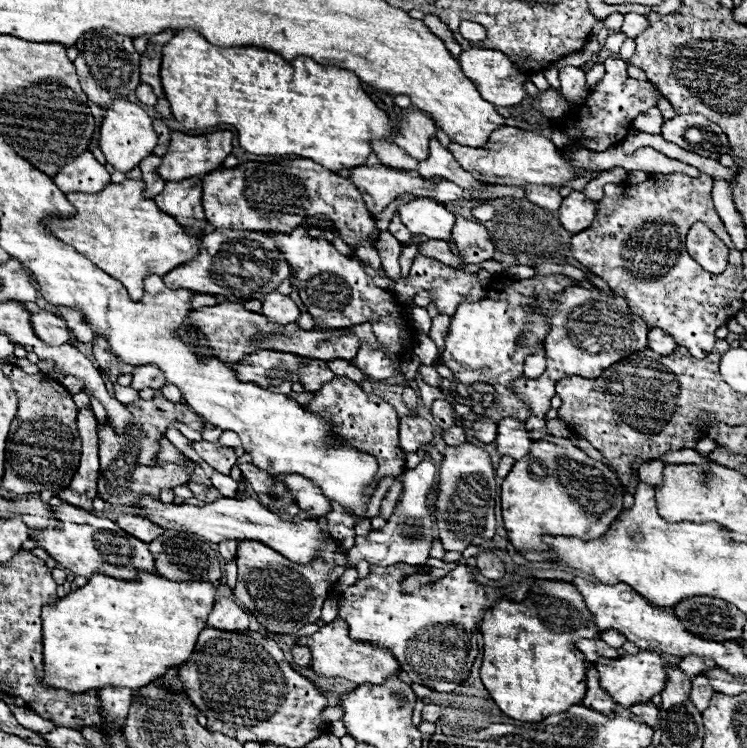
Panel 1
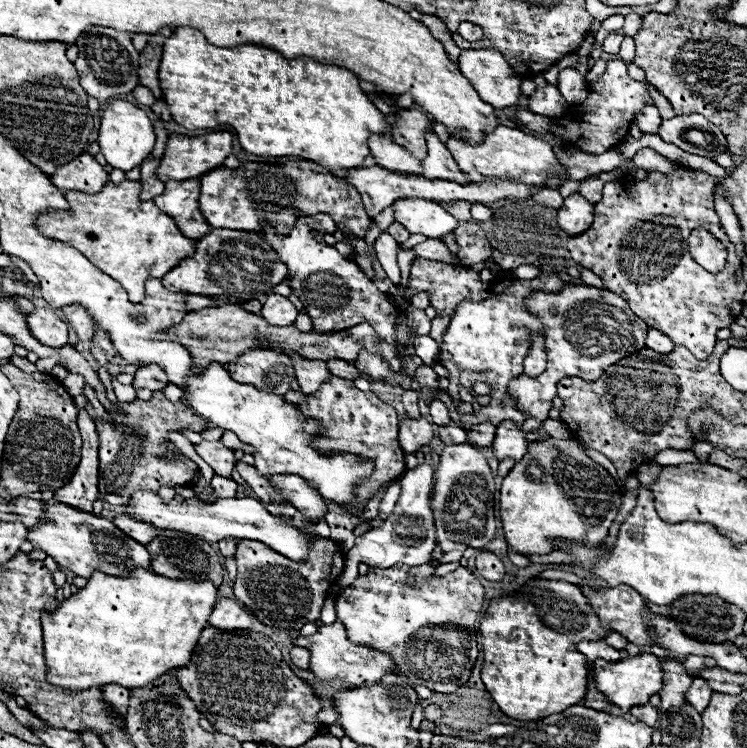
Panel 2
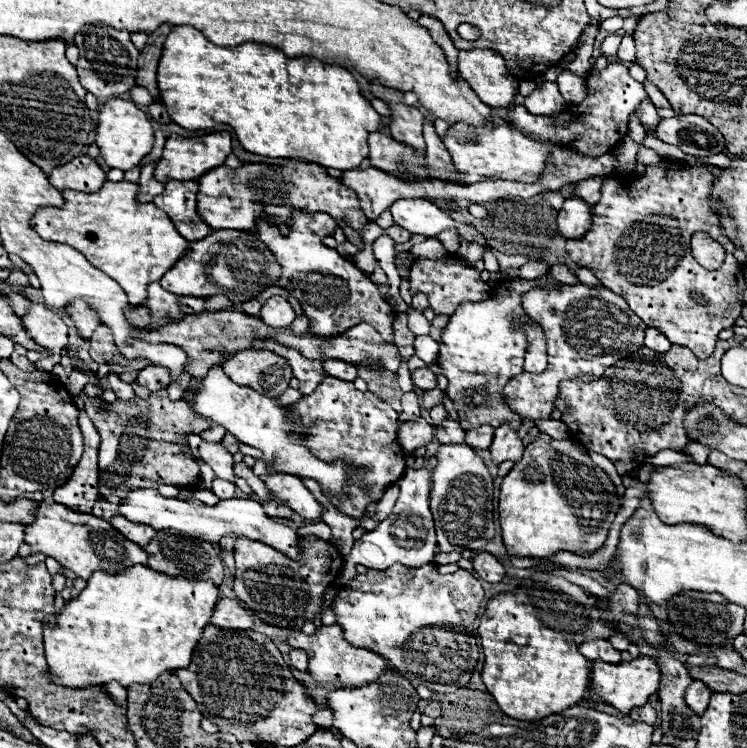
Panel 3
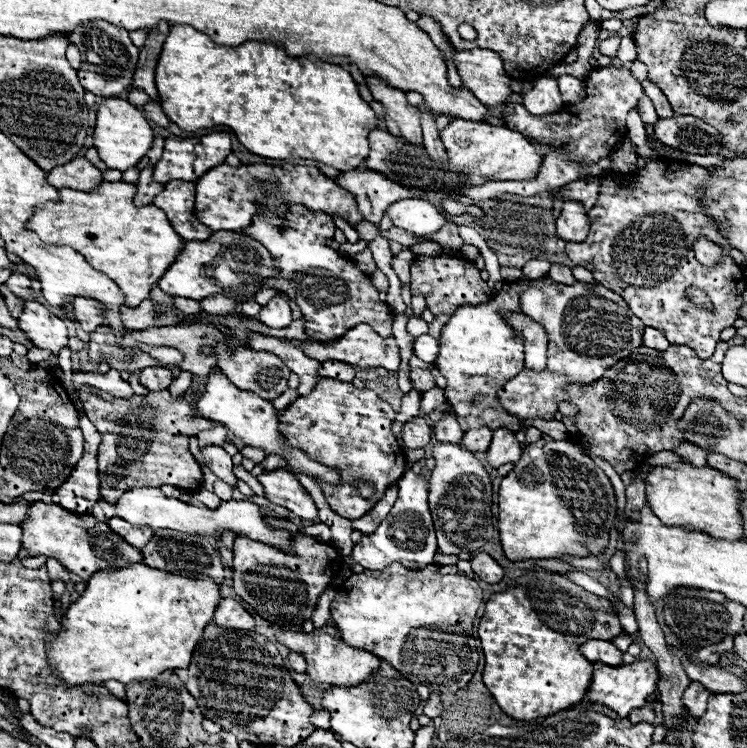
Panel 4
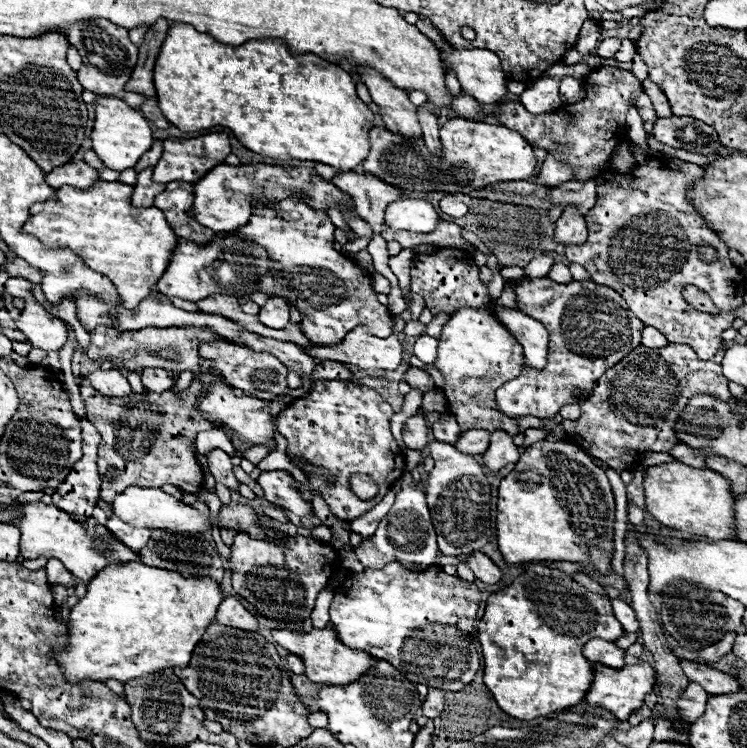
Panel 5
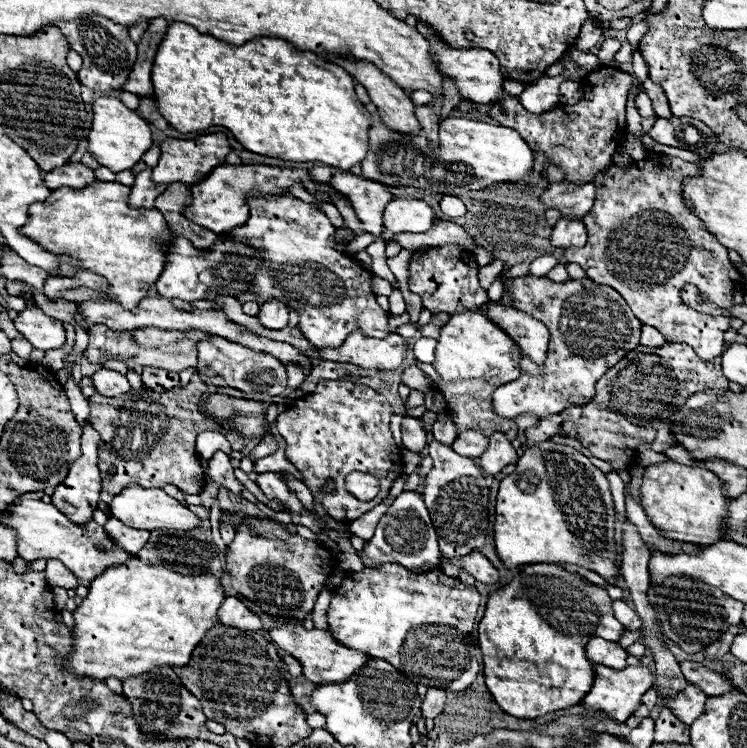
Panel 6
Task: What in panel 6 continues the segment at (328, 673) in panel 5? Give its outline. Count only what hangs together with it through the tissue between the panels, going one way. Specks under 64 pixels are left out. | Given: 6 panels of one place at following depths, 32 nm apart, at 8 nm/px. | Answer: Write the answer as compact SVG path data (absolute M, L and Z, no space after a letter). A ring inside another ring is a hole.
M284 624L278 628L268 630L272 642L276 646L280 646L282 650L286 650L290 656L294 656L300 666L302 666L302 674L314 682L314 684L322 684L322 682L344 682L348 678L352 678L366 662L366 654L358 652L358 650L350 650L338 642L334 642L334 638L330 636L328 630L306 630L304 626L292 626L292 624Z

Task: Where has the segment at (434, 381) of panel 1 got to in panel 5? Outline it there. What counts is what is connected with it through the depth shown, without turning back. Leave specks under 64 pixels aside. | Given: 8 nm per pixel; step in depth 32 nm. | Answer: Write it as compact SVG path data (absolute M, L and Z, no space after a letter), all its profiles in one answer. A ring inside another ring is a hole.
M408 368L406 374L404 374L404 380L406 380L412 388L416 388L416 390L420 390L420 392L434 390L434 380L430 378L428 372L424 372L424 370L420 370L420 368Z

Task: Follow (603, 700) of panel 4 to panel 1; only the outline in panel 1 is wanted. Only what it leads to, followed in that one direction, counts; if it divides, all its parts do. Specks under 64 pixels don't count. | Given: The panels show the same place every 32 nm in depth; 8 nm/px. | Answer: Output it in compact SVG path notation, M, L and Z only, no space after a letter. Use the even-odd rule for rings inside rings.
M638 652L634 656L624 656L618 660L598 658L594 664L596 664L598 676L600 676L602 690L606 690L614 698L614 702L620 704L622 708L630 708L636 702L648 702L654 694L660 694L664 690L666 660L662 656L658 656L656 652Z

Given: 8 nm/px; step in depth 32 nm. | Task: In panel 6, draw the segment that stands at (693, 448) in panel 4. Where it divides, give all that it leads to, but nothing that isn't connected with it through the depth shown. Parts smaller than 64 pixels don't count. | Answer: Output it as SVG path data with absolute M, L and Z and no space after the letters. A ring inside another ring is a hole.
M672 446L668 450L663 451L663 454L665 454L671 461L692 466L692 467L703 467L704 462L694 460L690 454L688 454L688 451L683 448L682 446Z

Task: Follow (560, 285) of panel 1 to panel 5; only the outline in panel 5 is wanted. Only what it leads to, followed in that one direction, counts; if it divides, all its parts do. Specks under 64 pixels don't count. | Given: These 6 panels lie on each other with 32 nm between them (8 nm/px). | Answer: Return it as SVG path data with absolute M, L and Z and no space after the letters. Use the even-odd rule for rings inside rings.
M510 286L504 288L502 296L488 306L468 310L462 308L454 312L448 324L442 328L442 336L438 340L438 356L434 360L434 368L442 374L444 386L440 388L446 396L450 414L456 418L460 430L504 430L512 438L518 434L518 424L514 418L504 418L498 414L494 406L494 390L502 384L518 378L522 370L522 346L514 340L514 336L492 316L490 306L516 308L516 294Z

